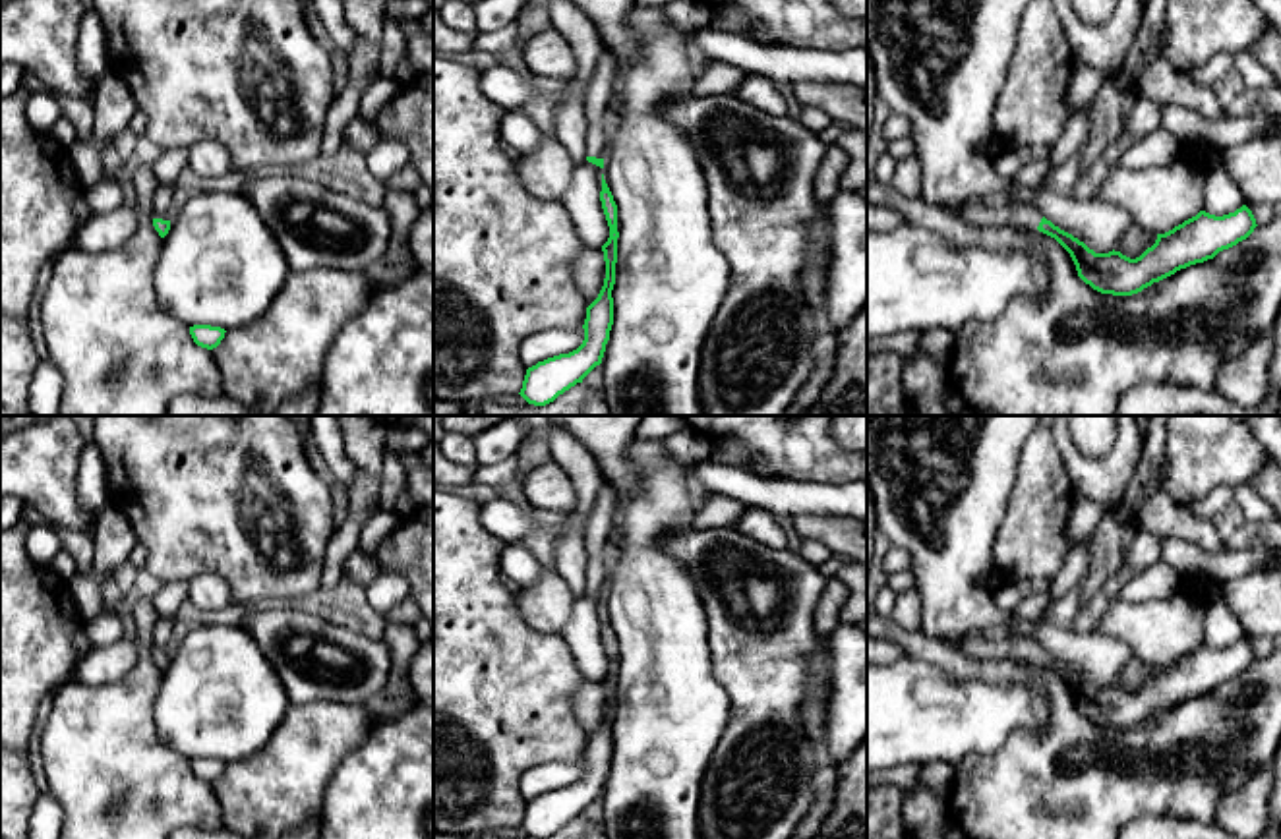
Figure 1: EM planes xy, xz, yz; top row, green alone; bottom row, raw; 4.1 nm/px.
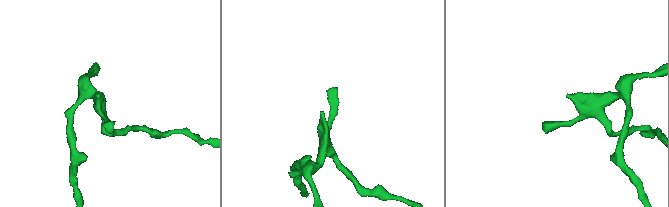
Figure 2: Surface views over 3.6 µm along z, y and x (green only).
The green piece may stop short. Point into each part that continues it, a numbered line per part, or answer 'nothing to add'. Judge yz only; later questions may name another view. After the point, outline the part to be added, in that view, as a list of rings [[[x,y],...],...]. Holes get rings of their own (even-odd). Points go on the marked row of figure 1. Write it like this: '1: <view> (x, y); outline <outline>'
1: yz (1024, 215); outline [[[973,201],[960,207],[942,207],[948,213],[958,215],[962,220],[971,222],[975,226],[1002,226],[1016,224],[1028,230],[1037,230],[1043,215],[1028,203],[1010,203],[1004,207],[989,207],[981,201]]]

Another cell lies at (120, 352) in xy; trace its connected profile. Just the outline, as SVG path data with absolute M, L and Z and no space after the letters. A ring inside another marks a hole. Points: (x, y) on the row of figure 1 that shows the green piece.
M143 164L132 182L137 191L134 236L112 251L89 253L75 246L58 253L43 294L48 360L64 379L60 416L166 416L180 394L224 394L211 350L197 346L190 327L157 300L153 276L164 238L153 226L159 186L153 164Z

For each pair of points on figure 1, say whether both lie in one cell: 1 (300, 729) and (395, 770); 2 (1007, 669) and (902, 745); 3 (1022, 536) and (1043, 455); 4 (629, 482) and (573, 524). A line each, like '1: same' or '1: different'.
1: different
2: different
3: same
4: different

